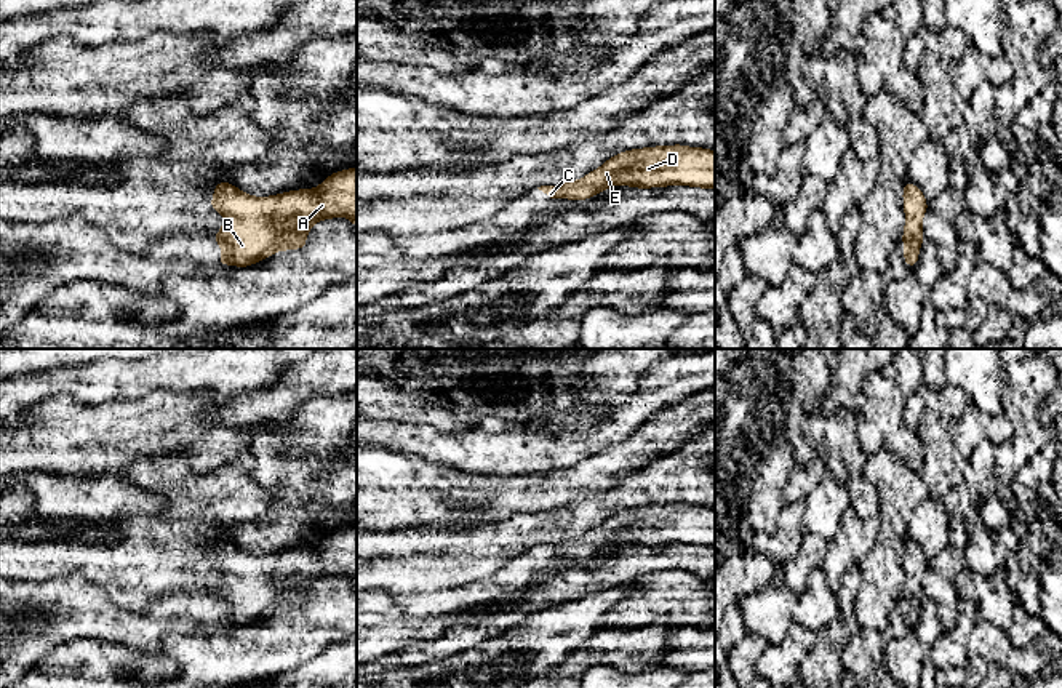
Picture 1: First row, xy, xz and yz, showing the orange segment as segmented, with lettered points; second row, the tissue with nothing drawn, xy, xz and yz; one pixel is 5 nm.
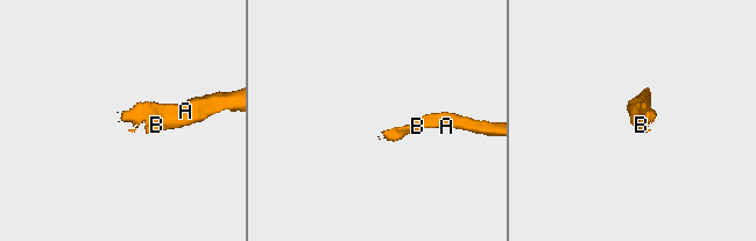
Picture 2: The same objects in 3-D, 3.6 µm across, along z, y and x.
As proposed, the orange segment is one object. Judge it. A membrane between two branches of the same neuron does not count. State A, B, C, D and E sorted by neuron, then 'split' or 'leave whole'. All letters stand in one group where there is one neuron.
A B C D E | leave whole

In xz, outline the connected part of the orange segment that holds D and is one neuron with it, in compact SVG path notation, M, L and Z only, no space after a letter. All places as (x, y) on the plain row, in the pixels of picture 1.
M683 502L630 507L608 517L582 538L537 547L550 562L555 557L589 558L614 542L638 547L667 544L715 547L715 510Z

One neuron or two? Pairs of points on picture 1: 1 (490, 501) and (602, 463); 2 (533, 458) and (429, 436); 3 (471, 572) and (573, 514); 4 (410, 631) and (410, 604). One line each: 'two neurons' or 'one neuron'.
1: one neuron
2: one neuron
3: one neuron
4: two neurons

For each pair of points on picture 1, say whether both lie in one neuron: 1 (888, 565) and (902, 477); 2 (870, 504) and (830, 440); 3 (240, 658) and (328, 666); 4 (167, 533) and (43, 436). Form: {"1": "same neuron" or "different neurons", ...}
{"1": "same neuron", "2": "same neuron", "3": "different neurons", "4": "different neurons"}

